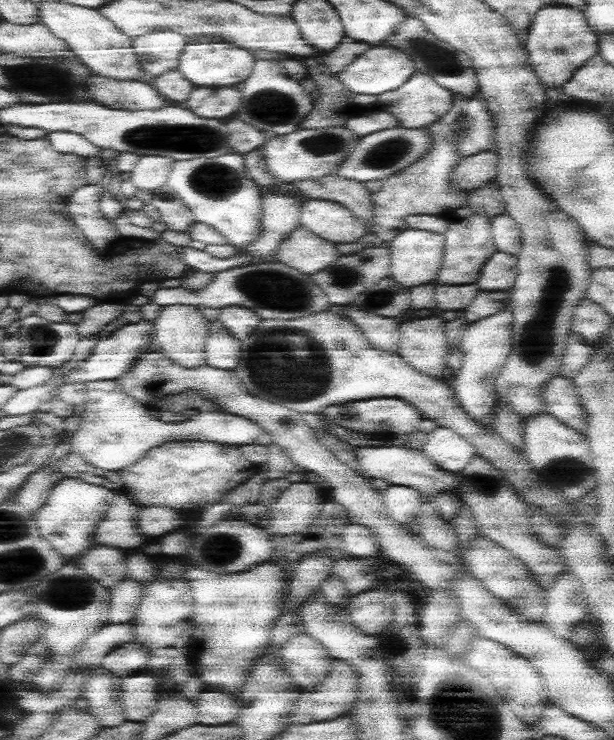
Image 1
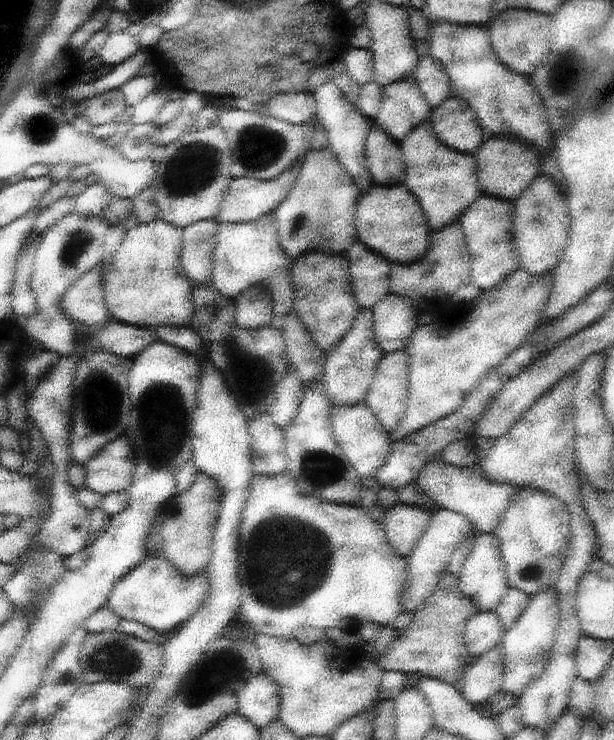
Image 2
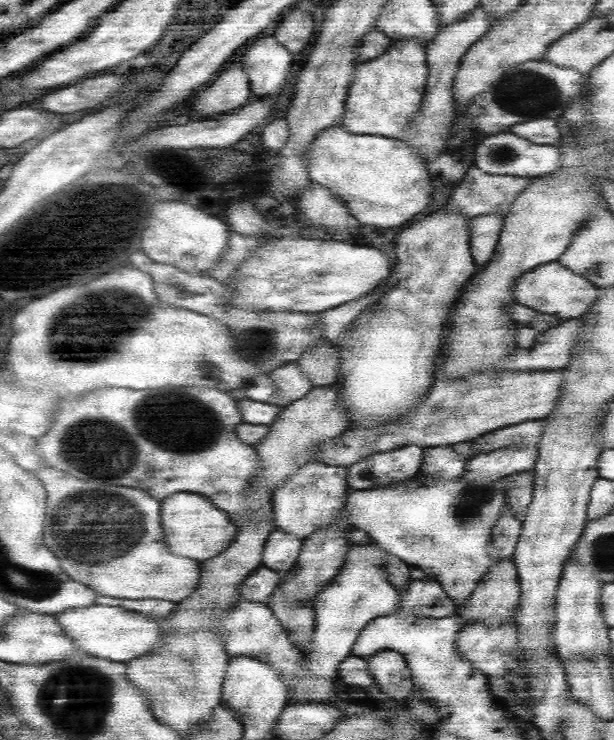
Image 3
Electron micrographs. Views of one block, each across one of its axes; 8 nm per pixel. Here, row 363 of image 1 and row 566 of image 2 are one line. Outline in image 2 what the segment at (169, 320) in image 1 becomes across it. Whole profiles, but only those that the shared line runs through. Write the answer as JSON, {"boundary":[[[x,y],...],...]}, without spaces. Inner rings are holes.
{"boundary":[[[199,474],[197,482],[191,486],[189,492],[185,492],[183,496],[177,498],[179,502],[179,516],[173,516],[169,522],[163,522],[161,534],[165,540],[167,550],[159,556],[165,556],[171,564],[177,566],[177,570],[189,578],[201,576],[207,570],[207,562],[209,562],[209,552],[213,552],[215,540],[213,540],[213,530],[217,530],[217,516],[221,512],[223,506],[223,494],[219,494],[221,488],[217,488],[215,480],[211,480],[205,474]]]}

